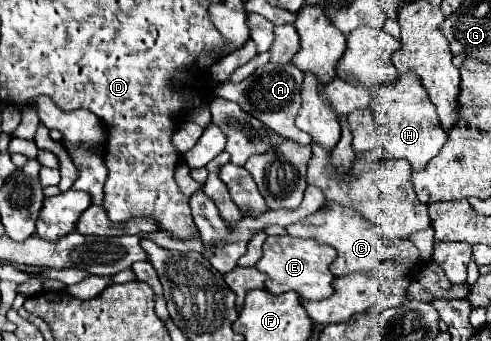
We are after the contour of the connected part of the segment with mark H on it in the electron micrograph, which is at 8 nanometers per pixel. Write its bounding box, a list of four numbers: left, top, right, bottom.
[370,75,447,171]

